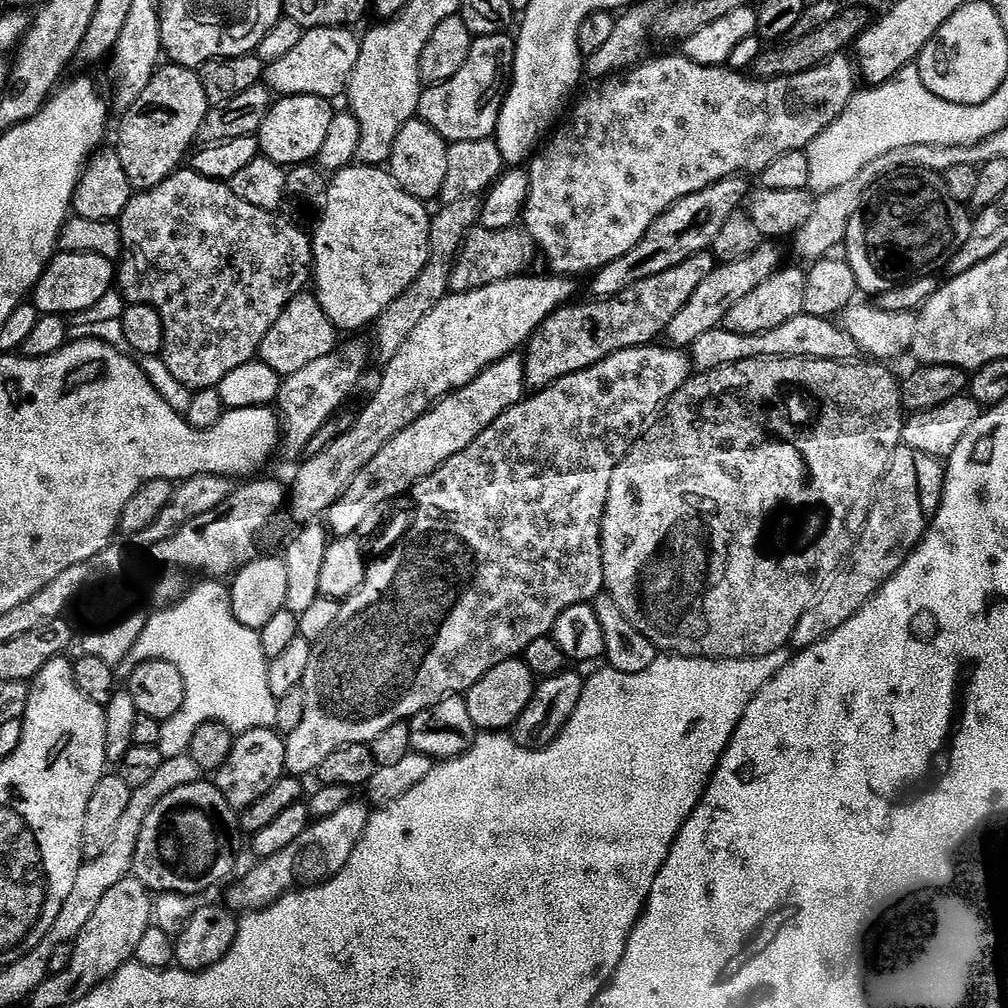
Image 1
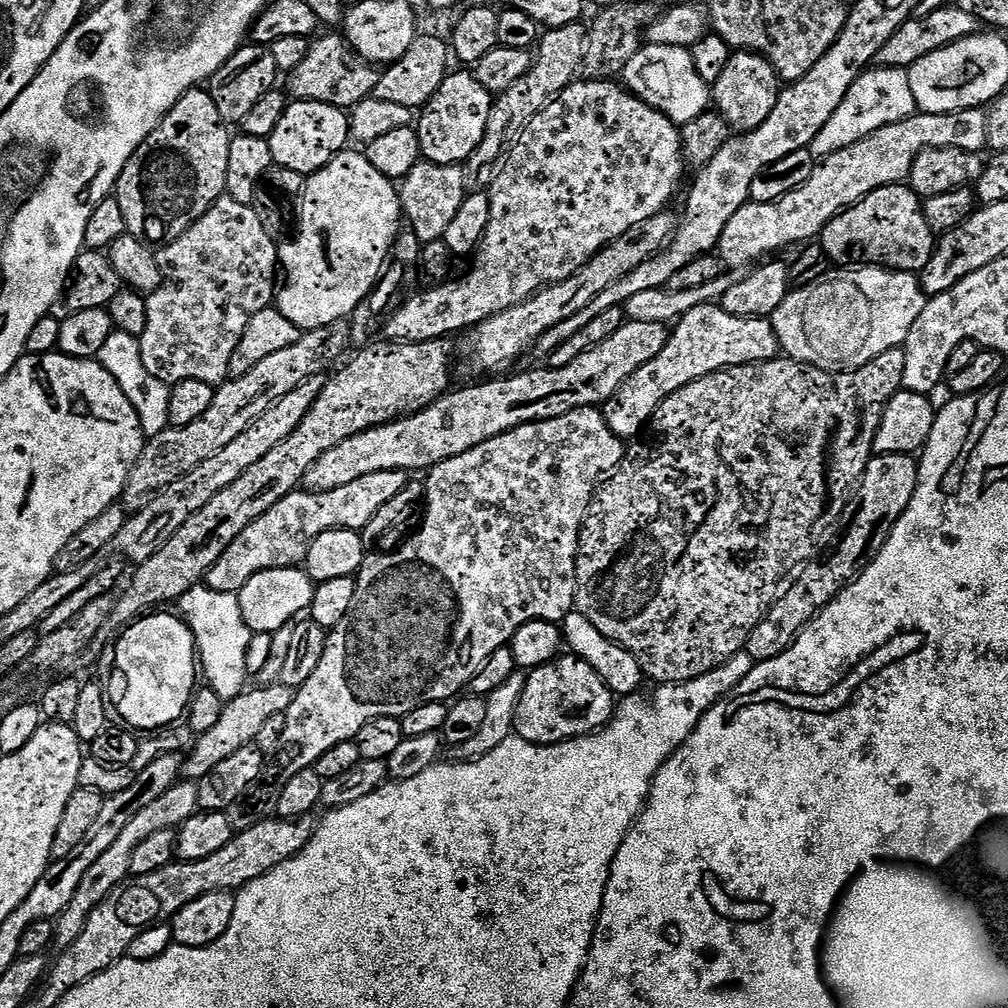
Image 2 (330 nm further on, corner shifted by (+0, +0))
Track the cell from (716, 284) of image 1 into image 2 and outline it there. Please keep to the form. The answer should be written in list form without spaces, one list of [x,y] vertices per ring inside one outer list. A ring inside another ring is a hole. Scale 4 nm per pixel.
[[[628,320],[606,342],[598,342],[590,351],[578,354],[570,366],[549,368],[541,366],[533,372],[520,372],[517,376],[504,374],[499,378],[488,378],[485,384],[472,384],[469,388],[449,391],[447,394],[429,404],[420,411],[411,413],[403,418],[392,420],[389,424],[380,424],[377,428],[368,428],[365,432],[354,434],[346,438],[346,442],[338,442],[331,450],[326,450],[310,470],[306,470],[303,487],[310,492],[329,492],[338,486],[346,486],[349,482],[358,482],[358,478],[366,478],[366,474],[379,472],[415,472],[423,473],[431,470],[437,464],[446,462],[450,458],[458,458],[458,454],[466,454],[466,450],[474,450],[474,446],[482,446],[482,442],[490,442],[490,438],[498,438],[498,434],[506,434],[523,424],[542,422],[550,418],[562,418],[562,414],[570,414],[570,410],[603,406],[613,394],[646,362],[654,362],[658,354],[666,346],[669,329],[658,322],[638,322]]]

